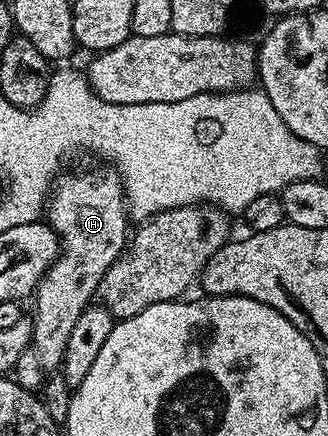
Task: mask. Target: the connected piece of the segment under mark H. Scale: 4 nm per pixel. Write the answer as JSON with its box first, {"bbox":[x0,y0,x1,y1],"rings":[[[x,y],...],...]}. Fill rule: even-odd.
{"bbox":[31,167,131,371],"rings":[[[101,167],[105,169],[81,169],[78,173],[62,172],[57,180],[53,183],[51,196],[47,202],[47,223],[56,231],[61,243],[61,252],[58,253],[55,263],[51,268],[41,276],[41,282],[37,284],[35,290],[35,298],[37,302],[33,305],[33,314],[31,320],[33,323],[33,343],[31,348],[35,351],[35,355],[39,355],[39,363],[46,371],[60,370],[63,359],[67,355],[67,343],[71,336],[71,330],[75,327],[75,322],[78,321],[79,315],[83,315],[83,311],[94,300],[99,283],[103,279],[103,275],[112,265],[117,262],[118,257],[125,252],[127,248],[127,234],[130,232],[131,218],[127,212],[127,202],[125,200],[125,185],[121,181],[121,175],[113,167]]]}

